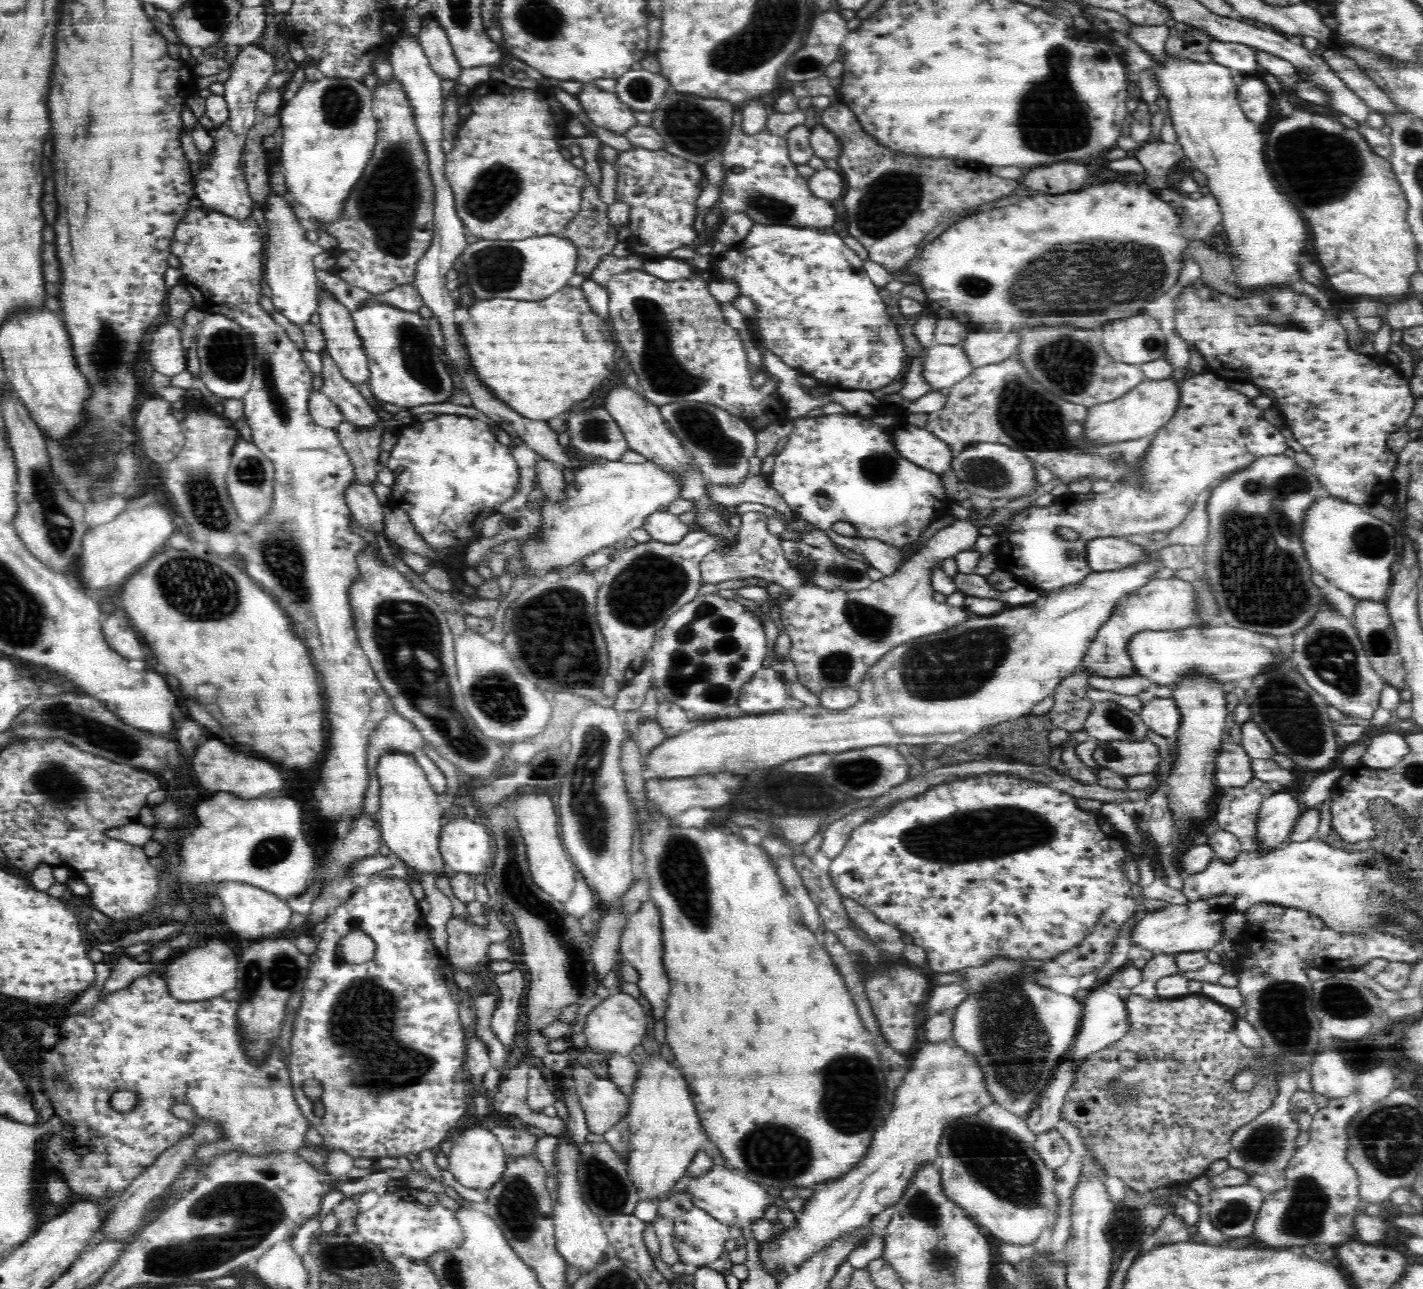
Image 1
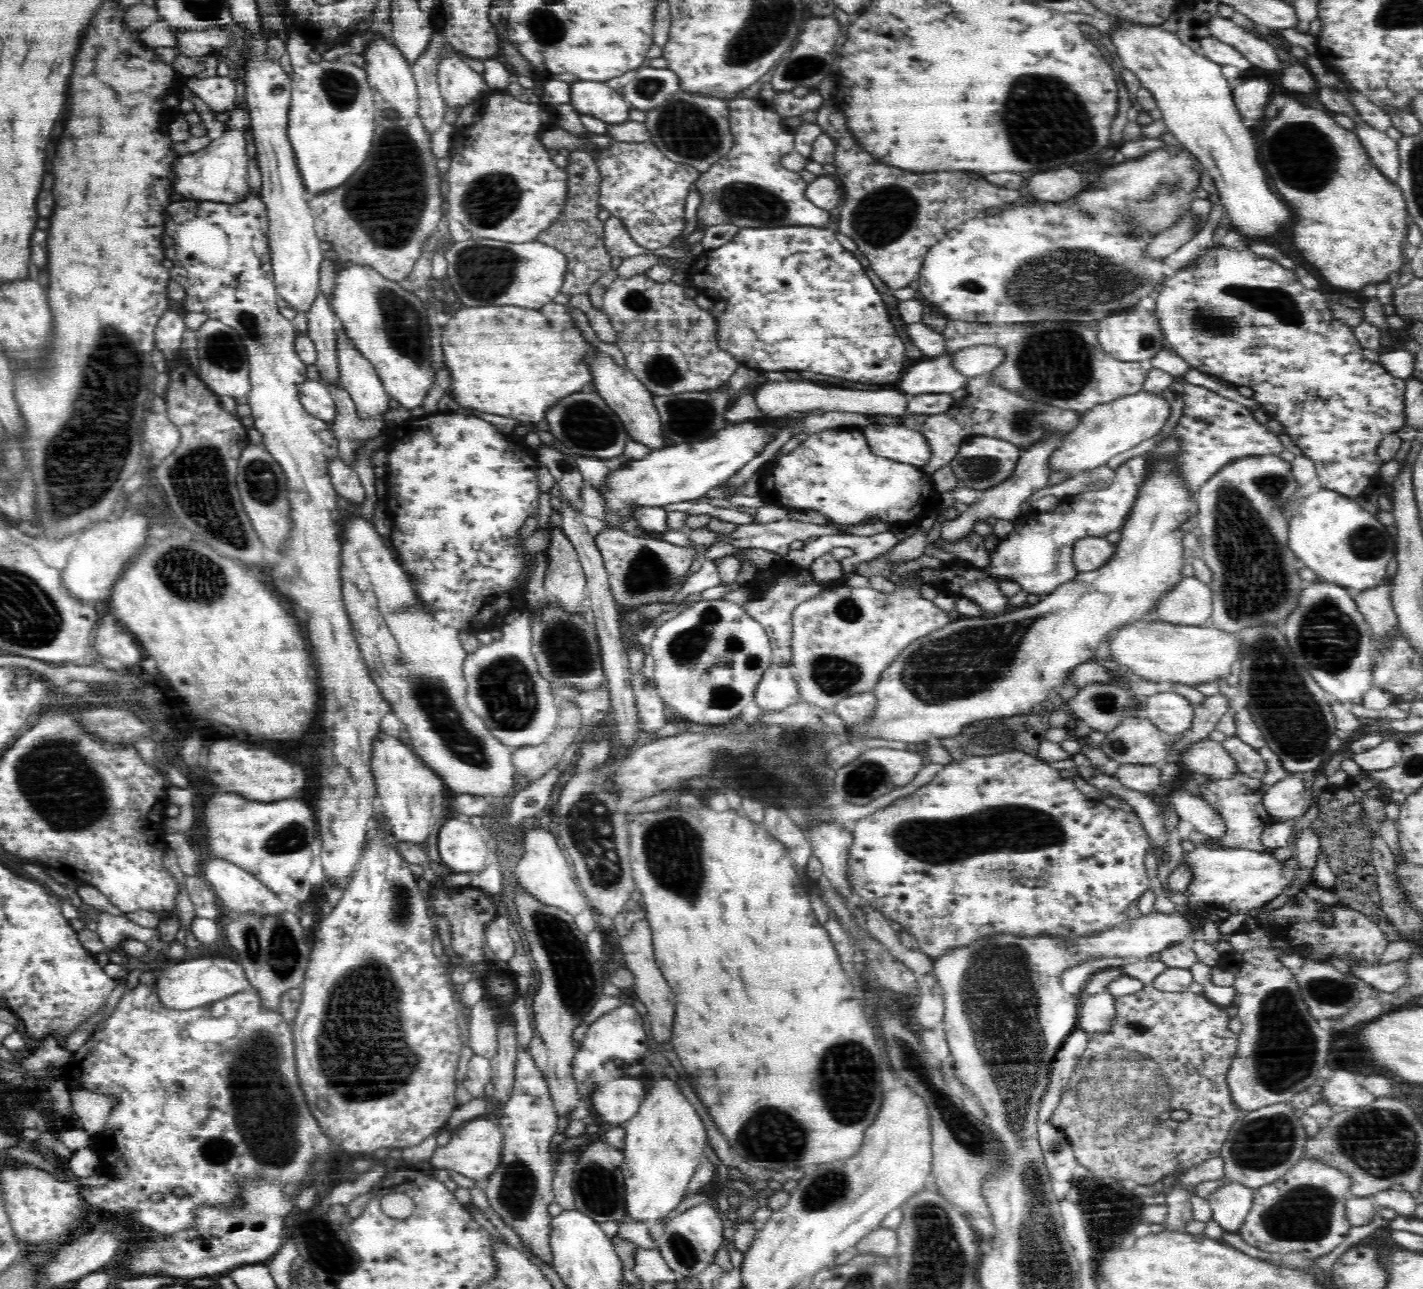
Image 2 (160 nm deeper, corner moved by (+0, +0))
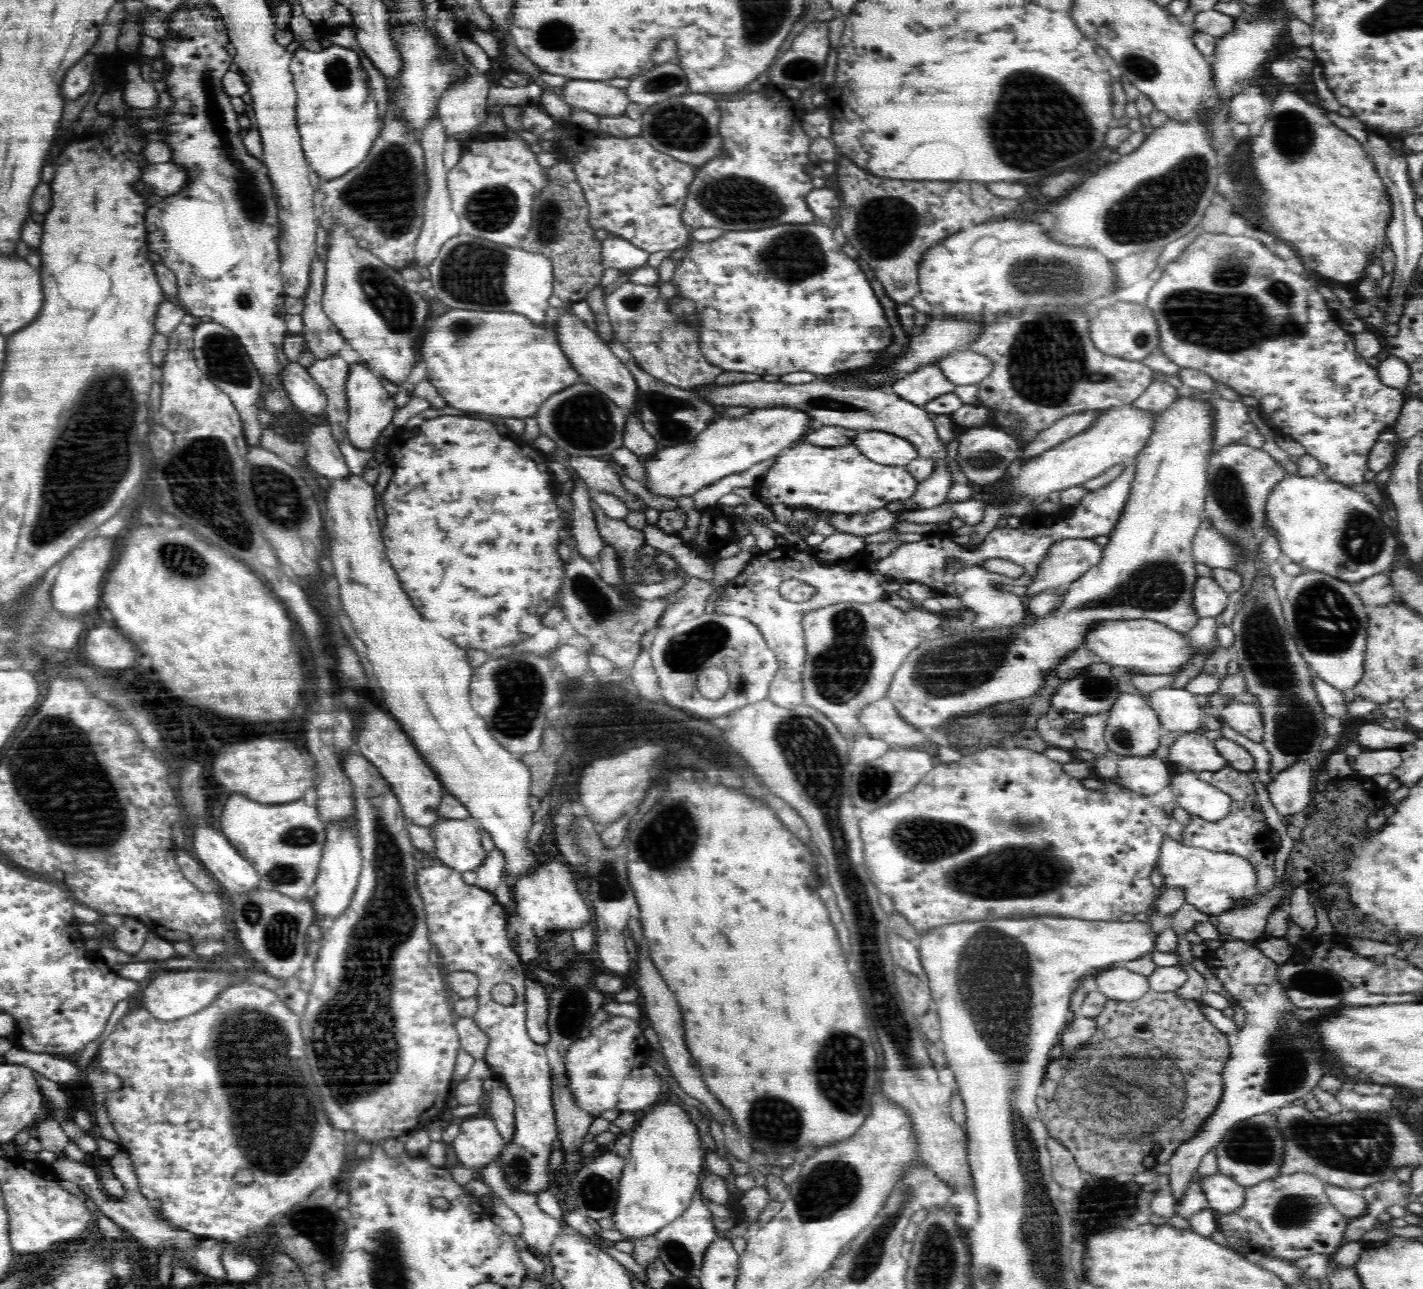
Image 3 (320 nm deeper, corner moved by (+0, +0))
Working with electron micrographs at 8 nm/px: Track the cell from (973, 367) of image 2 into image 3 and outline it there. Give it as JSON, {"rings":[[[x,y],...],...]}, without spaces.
{"rings":[[[969,348],[955,350],[952,354],[940,358],[937,364],[940,370],[947,375],[947,379],[954,382],[956,386],[976,385],[980,380],[984,380],[993,369],[990,357]]]}

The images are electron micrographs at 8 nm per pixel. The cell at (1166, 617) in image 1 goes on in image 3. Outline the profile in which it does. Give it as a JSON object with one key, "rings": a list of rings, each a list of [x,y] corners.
{"rings":[[[1199,577],[1192,590],[1192,610],[1196,616],[1216,617],[1228,604],[1228,593],[1220,587],[1214,577]]]}

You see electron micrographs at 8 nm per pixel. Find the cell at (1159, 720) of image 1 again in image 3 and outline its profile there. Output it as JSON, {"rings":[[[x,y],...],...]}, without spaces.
{"rings":[[[1167,686],[1155,690],[1149,694],[1148,702],[1158,715],[1160,724],[1163,726],[1165,732],[1194,732],[1197,728],[1202,727],[1204,714],[1202,706],[1196,700],[1196,695],[1185,688]]]}

